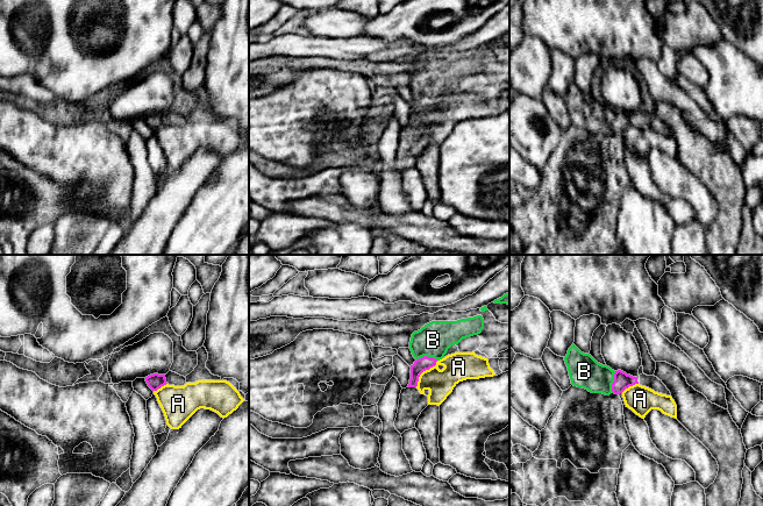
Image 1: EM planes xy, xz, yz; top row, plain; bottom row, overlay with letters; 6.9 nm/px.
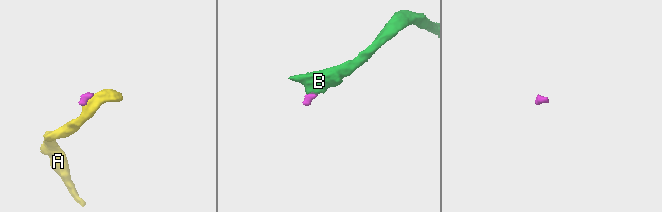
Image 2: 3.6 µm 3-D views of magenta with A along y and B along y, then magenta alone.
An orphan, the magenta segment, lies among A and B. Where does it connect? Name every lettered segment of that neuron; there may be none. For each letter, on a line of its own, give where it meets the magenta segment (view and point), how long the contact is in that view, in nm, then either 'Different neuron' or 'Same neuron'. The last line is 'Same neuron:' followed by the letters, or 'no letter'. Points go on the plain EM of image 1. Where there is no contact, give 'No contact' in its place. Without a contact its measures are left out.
A: Touches magenta at xz (423, 109). Shared border 240 nm. Different neuron
B: Touches magenta at yz (613, 121). Shared border 150 nm. Same neuron
Same neuron: B

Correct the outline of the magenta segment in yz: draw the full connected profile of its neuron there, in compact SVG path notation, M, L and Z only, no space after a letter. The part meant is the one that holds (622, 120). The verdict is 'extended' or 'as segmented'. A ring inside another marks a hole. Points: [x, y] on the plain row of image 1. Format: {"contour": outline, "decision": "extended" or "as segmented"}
{"contour": "M572 84L564 97L571 123L591 133L620 134L629 126L639 123L637 116L598 102L590 93L582 92Z", "decision": "extended"}

